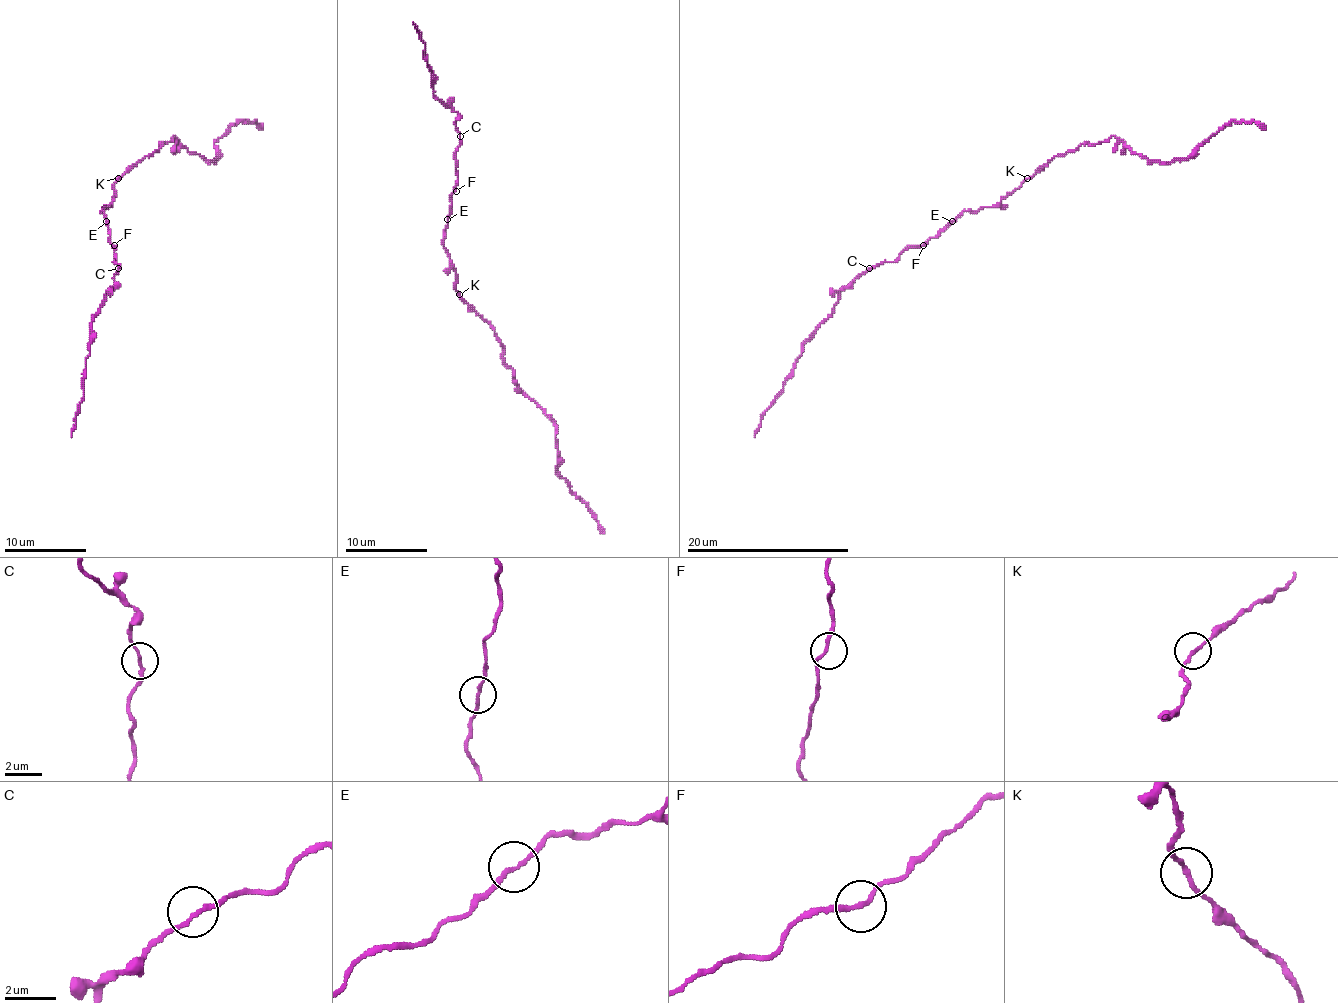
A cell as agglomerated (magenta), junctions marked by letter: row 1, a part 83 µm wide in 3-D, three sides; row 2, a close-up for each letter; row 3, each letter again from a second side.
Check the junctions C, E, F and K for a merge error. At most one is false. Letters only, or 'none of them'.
none of them

